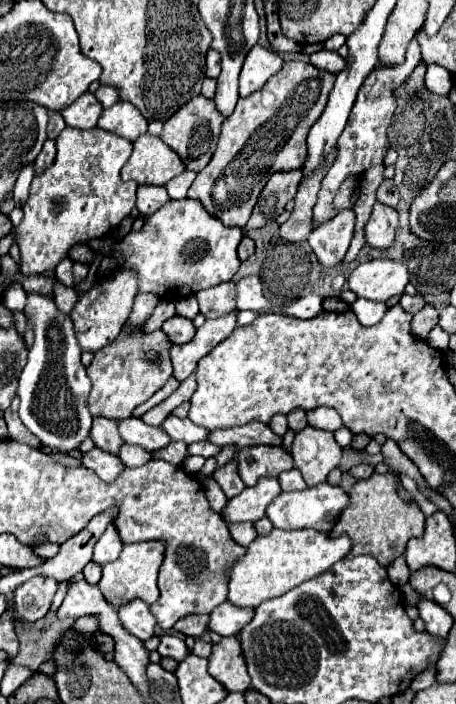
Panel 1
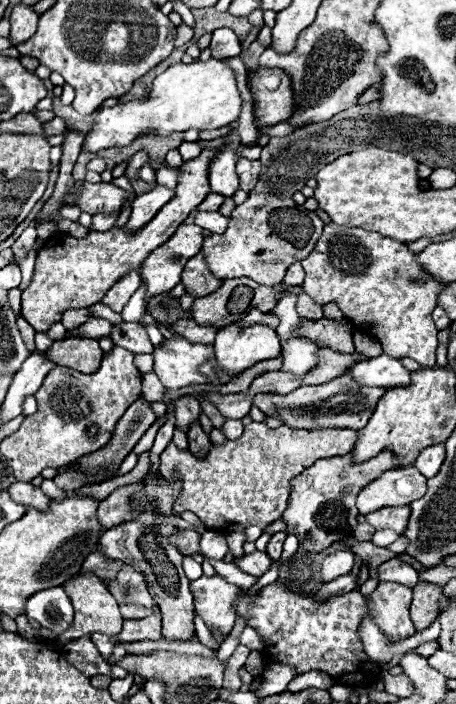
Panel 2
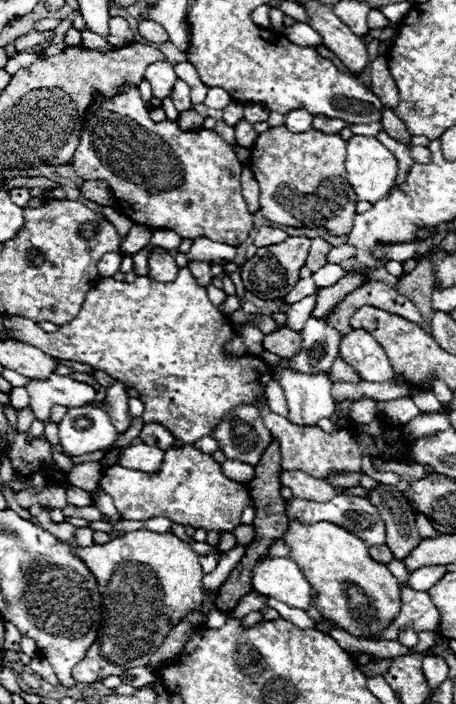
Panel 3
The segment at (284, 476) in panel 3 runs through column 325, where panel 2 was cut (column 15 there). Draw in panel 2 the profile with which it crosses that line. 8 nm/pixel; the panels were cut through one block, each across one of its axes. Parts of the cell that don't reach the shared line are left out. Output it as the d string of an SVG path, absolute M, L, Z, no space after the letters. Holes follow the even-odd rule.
M14 482L10 488L8 488L12 500L16 500L18 504L24 504L24 506L34 506L34 508L40 508L40 510L46 510L48 508L48 496L38 488L38 486L32 486L30 482Z

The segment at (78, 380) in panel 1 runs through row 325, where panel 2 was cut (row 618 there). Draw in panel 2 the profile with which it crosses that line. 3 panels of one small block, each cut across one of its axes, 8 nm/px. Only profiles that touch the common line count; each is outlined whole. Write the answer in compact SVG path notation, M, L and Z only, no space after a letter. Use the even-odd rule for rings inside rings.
M62 586L46 588L32 594L24 604L26 616L36 620L42 628L56 630L62 634L72 624L72 604Z

